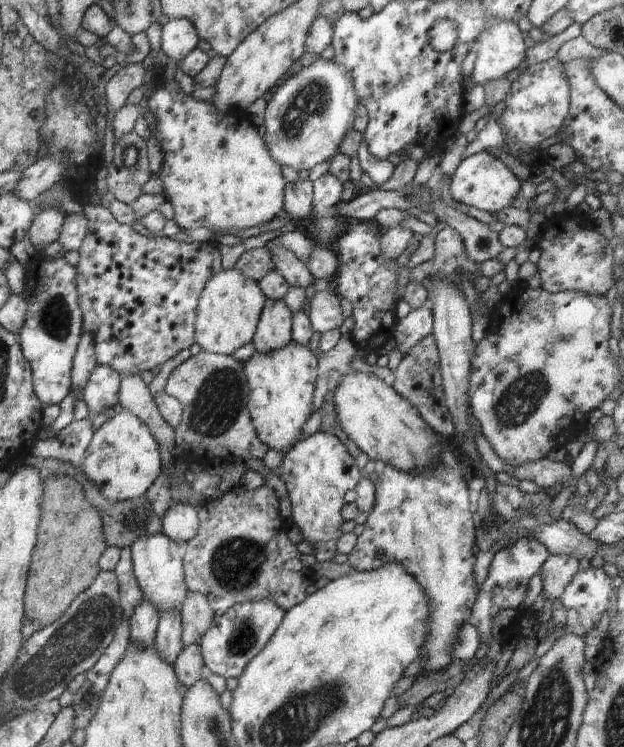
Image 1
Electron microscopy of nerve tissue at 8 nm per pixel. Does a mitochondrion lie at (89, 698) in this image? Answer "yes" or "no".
yes

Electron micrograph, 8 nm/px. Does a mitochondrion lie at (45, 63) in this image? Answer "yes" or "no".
no

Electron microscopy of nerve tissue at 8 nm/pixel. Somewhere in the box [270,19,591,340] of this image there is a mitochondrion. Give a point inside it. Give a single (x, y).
(314, 98)

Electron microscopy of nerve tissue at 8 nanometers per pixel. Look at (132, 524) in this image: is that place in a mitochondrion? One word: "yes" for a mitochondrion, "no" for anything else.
yes

